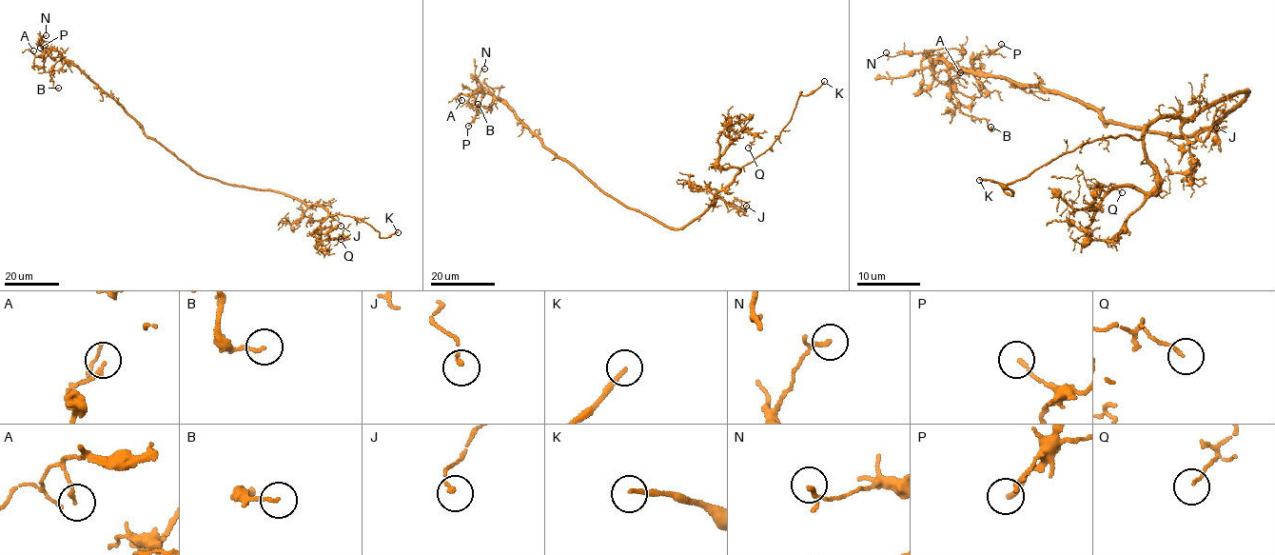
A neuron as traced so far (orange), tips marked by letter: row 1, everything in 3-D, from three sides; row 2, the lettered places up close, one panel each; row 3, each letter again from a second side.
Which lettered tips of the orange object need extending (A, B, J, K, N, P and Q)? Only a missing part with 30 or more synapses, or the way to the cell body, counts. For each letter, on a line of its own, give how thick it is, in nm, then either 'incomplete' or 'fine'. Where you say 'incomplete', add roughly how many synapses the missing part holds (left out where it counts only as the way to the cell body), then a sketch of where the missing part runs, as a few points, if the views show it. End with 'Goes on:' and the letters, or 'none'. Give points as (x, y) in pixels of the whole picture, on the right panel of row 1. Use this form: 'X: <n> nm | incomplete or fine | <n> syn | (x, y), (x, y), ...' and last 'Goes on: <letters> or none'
A: 140 nm | fine
B: 110 nm | fine
J: 110 nm | fine
K: 190 nm | incomplete
N: 100 nm | fine
P: 130 nm | fine
Q: 90 nm | fine
Goes on: K

